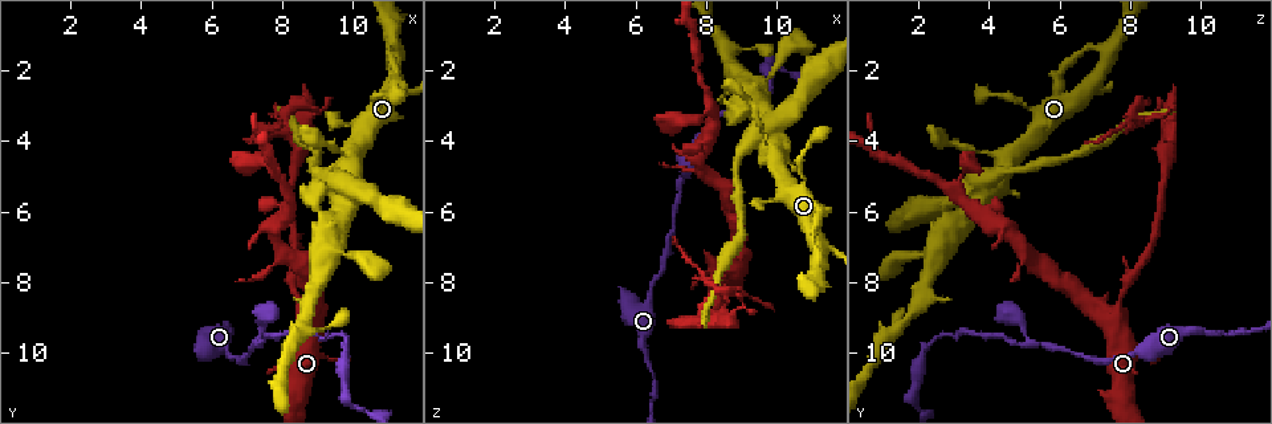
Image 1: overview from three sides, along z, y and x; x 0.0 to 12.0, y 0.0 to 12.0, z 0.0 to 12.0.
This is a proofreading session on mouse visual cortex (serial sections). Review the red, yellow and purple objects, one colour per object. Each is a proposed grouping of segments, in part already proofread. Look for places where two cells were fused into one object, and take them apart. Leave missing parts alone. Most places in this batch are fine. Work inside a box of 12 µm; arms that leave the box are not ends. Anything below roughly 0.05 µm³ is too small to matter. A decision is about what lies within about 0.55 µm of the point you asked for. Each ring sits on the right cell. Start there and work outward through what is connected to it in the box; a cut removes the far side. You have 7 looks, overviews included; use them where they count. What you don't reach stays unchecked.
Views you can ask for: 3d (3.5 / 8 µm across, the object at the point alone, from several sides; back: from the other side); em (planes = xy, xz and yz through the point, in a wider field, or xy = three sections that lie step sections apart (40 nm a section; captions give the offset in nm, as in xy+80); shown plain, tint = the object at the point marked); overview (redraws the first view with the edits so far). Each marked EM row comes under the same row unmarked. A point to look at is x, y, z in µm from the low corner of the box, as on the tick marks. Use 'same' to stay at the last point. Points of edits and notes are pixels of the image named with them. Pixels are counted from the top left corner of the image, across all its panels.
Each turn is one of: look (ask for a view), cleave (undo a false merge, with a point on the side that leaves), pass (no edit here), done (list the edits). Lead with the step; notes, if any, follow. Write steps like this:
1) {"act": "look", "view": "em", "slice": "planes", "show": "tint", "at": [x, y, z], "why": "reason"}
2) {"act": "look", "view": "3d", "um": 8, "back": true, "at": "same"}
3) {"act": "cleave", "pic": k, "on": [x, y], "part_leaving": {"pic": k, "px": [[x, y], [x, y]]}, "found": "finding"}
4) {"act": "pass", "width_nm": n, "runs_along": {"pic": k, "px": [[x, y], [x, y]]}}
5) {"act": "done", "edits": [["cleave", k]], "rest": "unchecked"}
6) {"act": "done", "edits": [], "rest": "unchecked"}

{"act": "look", "view": "3d", "um": 3.5, "at": [7.2, 9.7, 5.1], "why": "two arms in line, one across"}

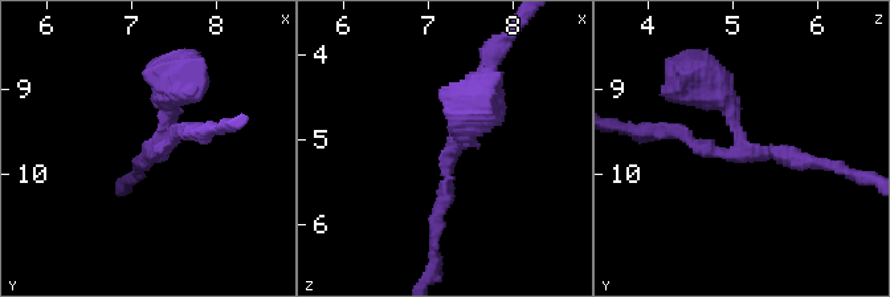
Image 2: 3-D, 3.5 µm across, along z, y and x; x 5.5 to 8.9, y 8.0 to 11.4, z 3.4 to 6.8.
{"act": "look", "view": "em", "slice": "planes", "show": "tint", "at": [7.25, 9.75, 5.20], "arms": 3, "arm_widths_nm": [150, 200, 250]}

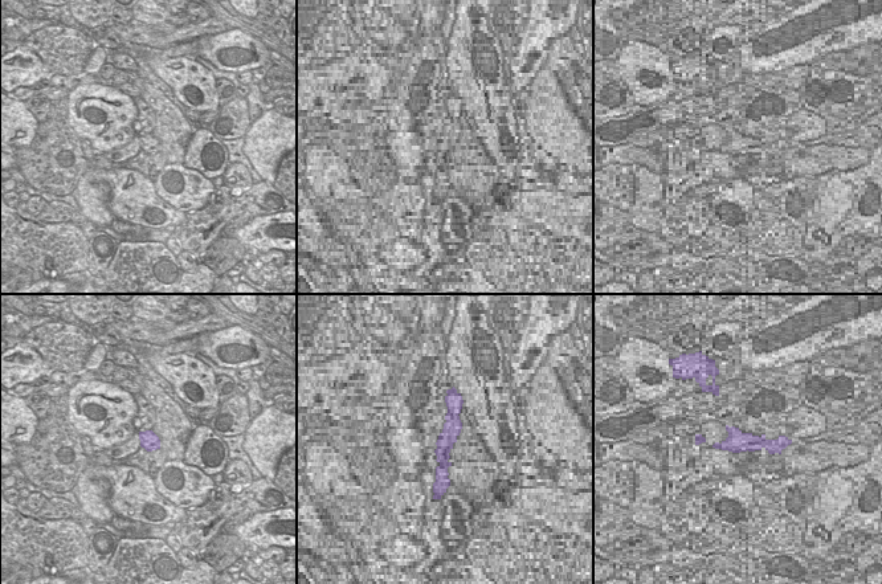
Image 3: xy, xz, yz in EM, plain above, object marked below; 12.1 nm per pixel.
{"act": "look", "view": "em", "slice": "xy", "step": 3, "show": "tint", "at": "same", "why": "cut it another way"}

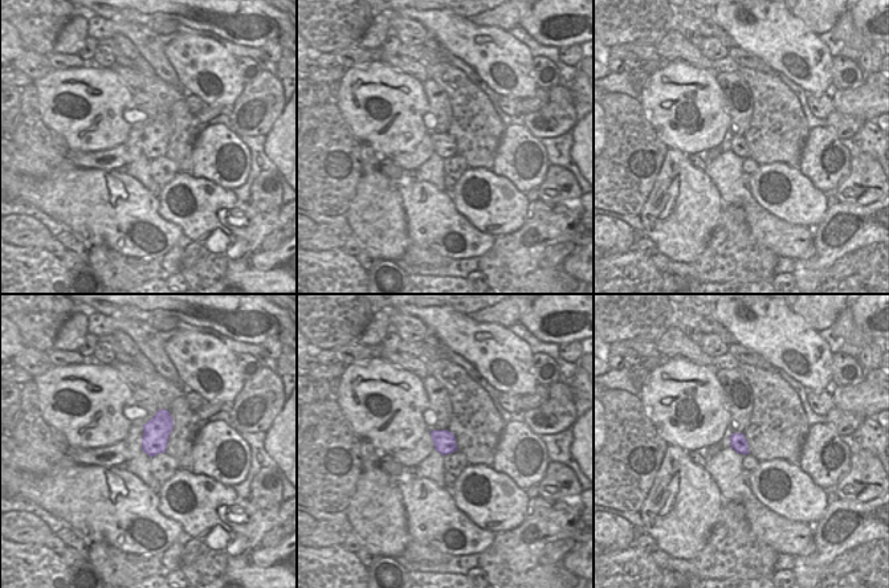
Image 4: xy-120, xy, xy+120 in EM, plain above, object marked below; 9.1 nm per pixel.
{"act": "pass", "runs_along": {"pic": 2, "px": [[435, 234], [458, 110], [480, 80]]}, "found": "one cell here"}

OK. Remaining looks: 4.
{"act": "look", "view": "3d", "um": 3.5, "at": [8.1, 6.1, 3.8]}

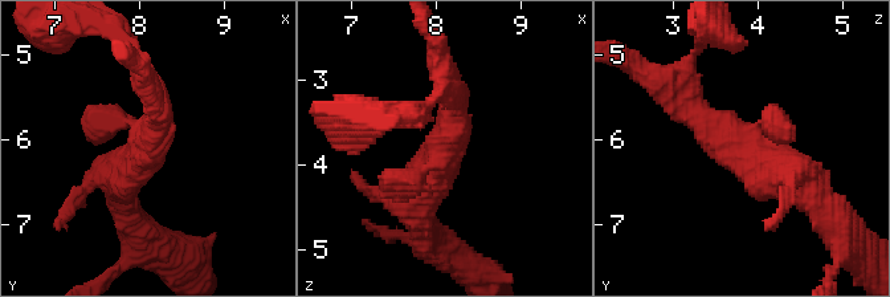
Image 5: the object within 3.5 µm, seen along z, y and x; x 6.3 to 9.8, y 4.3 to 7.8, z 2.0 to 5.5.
{"act": "look", "view": "em", "slice": "xy", "step": 1, "show": "tint", "at": [8.10, 6.10, 3.85], "why": "now the EM"}

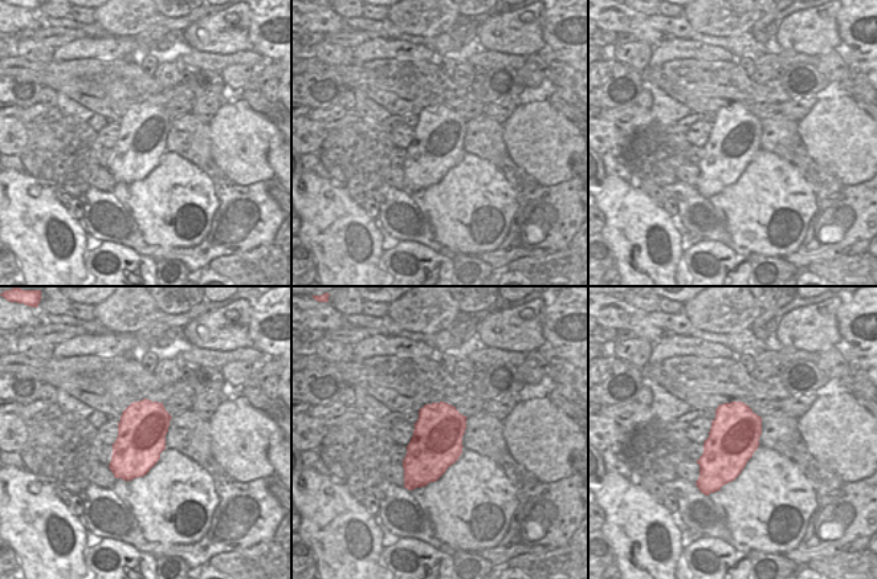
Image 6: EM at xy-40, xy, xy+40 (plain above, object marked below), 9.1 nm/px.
{"act": "pass", "runs_along": {"pic": 5, "px": [[811, 195], [678, 101]]}, "found": "all the same cell"}

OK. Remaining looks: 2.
{"act": "look", "view": "3d", "um": 3.5, "at": [9.8, 5.4, 4.0], "why": "sharp bend"}

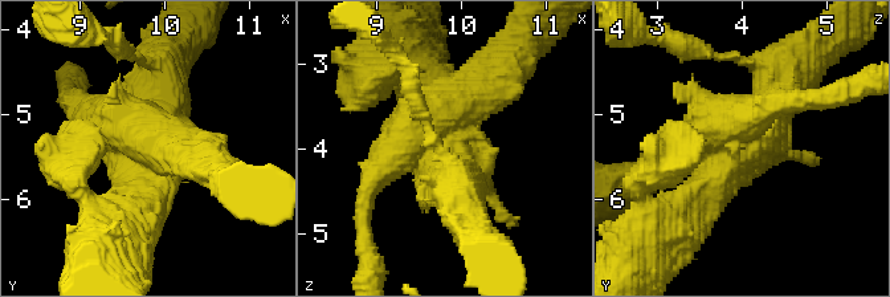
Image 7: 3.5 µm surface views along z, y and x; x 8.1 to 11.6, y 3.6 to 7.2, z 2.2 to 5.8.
{"act": "look", "view": "em", "slice": "xy", "step": 2, "show": "tint", "at": [9.85, 5.35, 3.95], "why": "now the EM"}

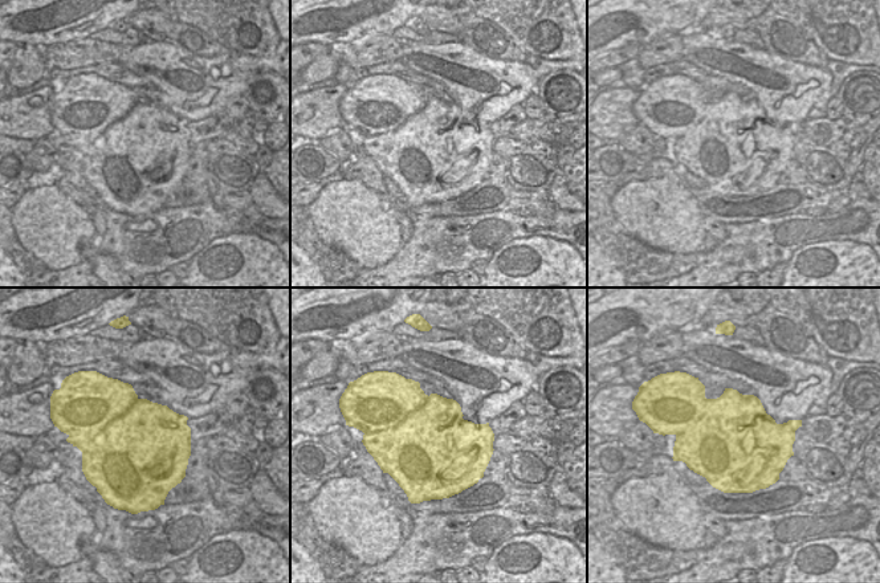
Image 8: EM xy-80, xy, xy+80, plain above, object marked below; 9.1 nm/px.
{"act": "cleave", "pic": 7, "on": [376, 158], "part_leaving": {"pic": 7, "px": [[462, 98], [511, 59], [527, 35]]}, "found": "two cells meet here"}

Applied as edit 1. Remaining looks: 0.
{"act": "done", "edits": [["cleave", 7]], "rest": "unchecked"}

